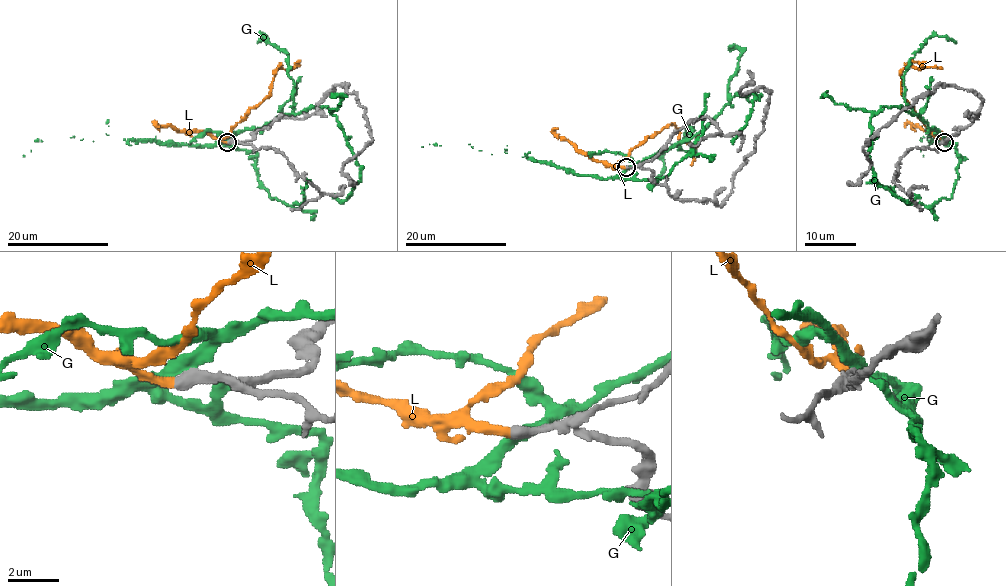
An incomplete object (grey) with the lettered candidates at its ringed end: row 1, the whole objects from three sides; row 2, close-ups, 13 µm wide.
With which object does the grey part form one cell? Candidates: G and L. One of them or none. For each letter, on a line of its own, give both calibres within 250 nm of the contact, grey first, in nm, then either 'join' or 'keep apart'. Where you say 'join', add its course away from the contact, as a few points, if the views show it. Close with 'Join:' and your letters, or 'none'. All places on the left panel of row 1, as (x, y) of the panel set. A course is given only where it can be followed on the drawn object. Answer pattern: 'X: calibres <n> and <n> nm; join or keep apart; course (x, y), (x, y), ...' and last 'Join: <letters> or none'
G: calibres 550 and 440 nm; keep apart
L: calibres 480 and 320 nm; join; course (228, 142), (219, 139), (268, 94), (274, 72), (280, 65), (284, 69), (294, 66), (293, 69)
Join: L

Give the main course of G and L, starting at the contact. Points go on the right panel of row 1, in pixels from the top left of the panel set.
G: (945, 140), (917, 114), (898, 107), (882, 107), (871, 118), (868, 158), (877, 184), (904, 200), (920, 197)
L: (945, 142), (928, 130), (901, 94), (901, 72), (908, 65), (918, 69), (936, 66), (942, 69)

